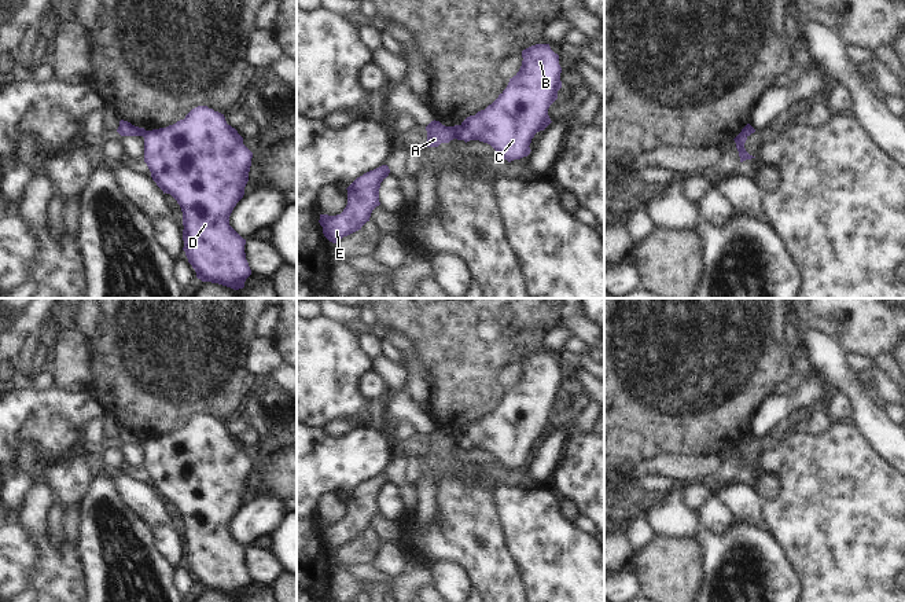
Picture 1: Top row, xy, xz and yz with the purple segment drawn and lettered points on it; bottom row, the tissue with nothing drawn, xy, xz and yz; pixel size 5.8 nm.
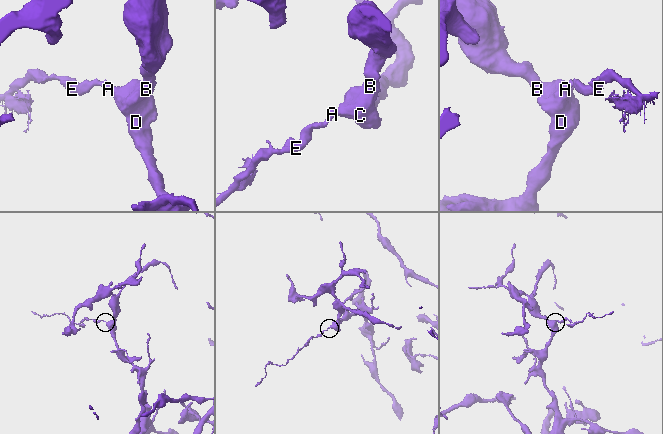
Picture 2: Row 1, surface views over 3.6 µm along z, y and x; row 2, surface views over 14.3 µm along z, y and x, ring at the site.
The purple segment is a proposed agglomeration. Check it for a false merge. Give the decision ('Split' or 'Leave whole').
Split

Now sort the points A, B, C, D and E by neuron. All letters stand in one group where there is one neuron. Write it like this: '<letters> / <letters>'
A E / B C D

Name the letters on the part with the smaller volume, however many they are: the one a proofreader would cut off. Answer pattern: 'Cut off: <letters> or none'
Cut off: A, E

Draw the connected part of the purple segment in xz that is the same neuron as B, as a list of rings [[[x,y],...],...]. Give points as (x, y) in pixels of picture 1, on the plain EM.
[[[549,352],[531,353],[522,366],[519,379],[492,412],[450,434],[455,447],[488,451],[508,470],[530,462],[534,443],[552,430],[548,416],[562,396],[562,375]]]

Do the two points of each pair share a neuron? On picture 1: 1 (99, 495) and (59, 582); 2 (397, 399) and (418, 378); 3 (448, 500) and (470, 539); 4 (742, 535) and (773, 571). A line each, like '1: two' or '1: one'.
1: two
2: two
3: one
4: one

